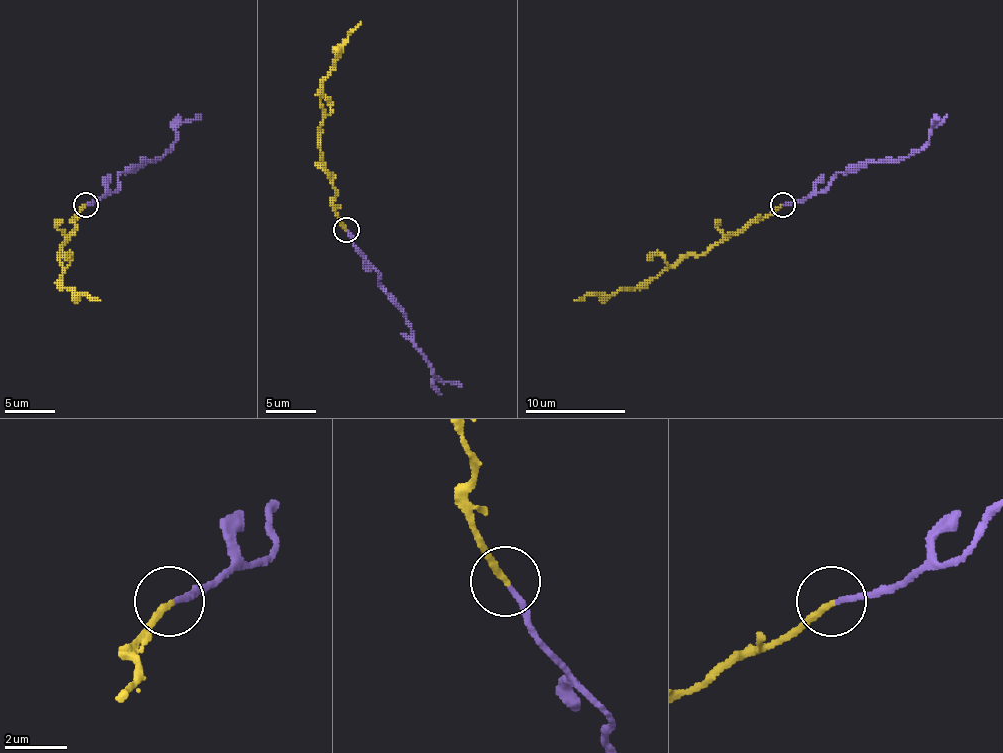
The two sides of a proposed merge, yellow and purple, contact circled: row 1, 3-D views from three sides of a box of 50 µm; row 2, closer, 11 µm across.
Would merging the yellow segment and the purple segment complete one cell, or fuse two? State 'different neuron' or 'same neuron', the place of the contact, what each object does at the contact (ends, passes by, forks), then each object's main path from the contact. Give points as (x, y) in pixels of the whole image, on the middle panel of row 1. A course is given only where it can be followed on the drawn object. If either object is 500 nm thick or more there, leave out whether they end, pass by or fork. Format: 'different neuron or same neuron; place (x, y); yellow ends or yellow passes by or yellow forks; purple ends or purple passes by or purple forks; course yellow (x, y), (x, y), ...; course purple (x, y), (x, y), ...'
different neuron; place (346, 230); yellow ends; purple ends; course yellow (345, 230), (333, 205), (333, 178), (320, 153), (320, 90), (335, 60), (335, 50), (360, 22); course purple (348, 230), (358, 253), (378, 273), (393, 303), (403, 313), (413, 346), (436, 376), (461, 384)

